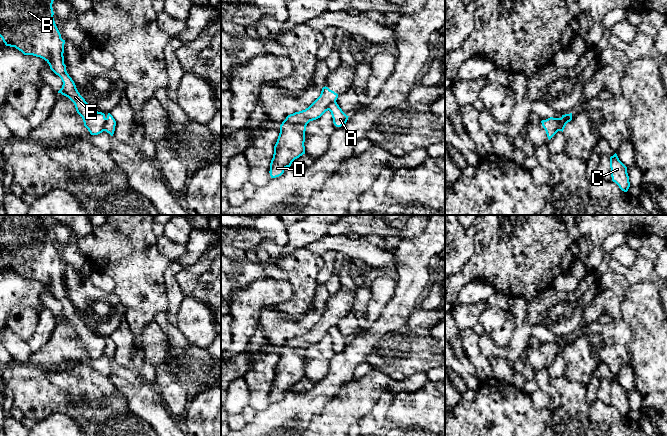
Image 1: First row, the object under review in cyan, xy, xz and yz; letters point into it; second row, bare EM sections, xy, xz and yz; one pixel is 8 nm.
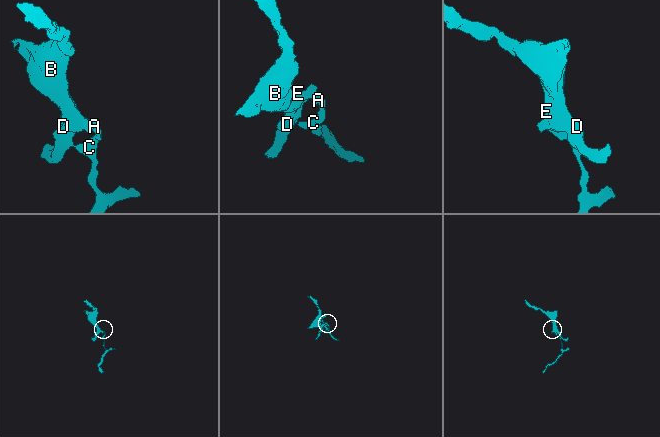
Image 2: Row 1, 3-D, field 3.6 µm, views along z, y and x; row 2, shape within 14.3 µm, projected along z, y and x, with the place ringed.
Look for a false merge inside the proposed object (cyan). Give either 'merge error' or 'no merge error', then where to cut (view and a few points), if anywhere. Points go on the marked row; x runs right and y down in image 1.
merge error | yz (564, 115), (564, 120), (559, 125), (558, 130)

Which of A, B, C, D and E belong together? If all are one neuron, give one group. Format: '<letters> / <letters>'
A C / B D E

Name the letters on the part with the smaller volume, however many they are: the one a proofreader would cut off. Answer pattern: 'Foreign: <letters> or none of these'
Foreign: A, C

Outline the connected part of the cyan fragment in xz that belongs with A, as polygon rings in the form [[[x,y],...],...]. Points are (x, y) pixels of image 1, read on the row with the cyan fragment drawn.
[[[332,102],[329,105],[328,110],[331,112],[333,123],[336,127],[344,126],[348,120],[348,117],[342,109],[339,107],[337,102]]]

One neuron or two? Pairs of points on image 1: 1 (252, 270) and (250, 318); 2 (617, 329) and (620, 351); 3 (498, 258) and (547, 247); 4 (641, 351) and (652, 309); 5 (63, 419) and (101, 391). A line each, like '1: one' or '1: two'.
1: two
2: one
3: one
4: one
5: two

